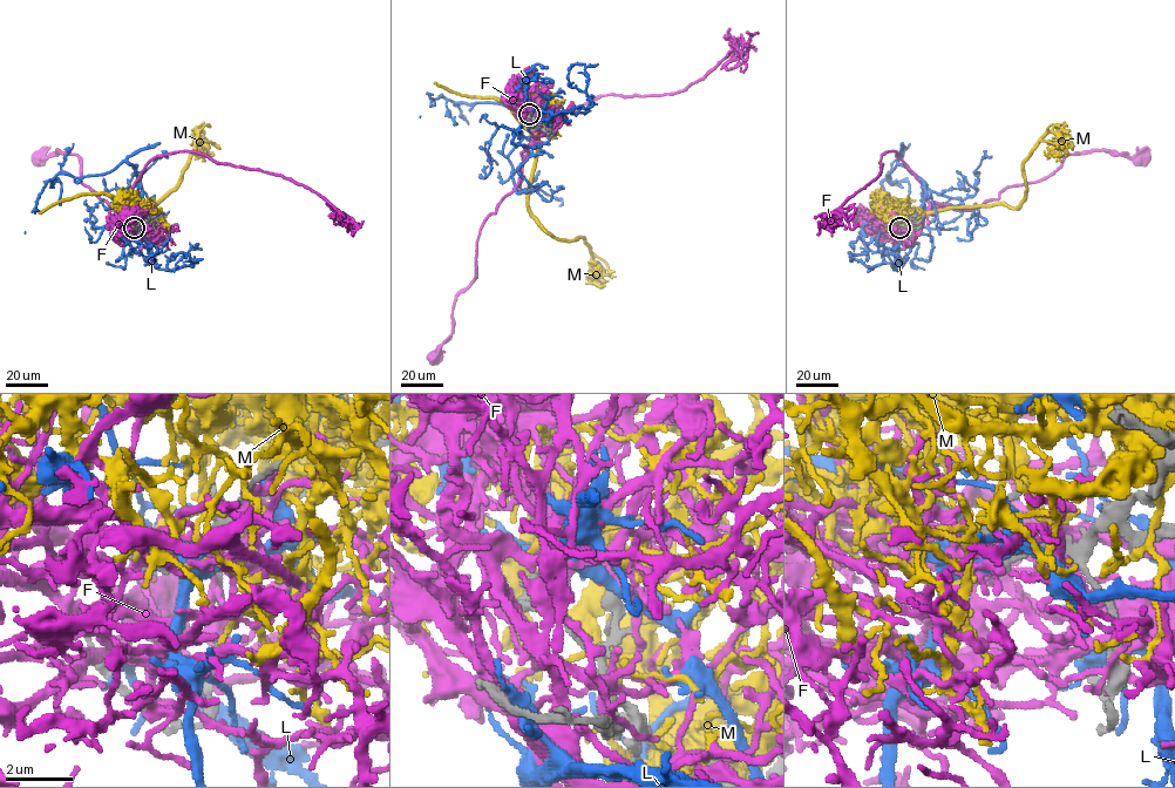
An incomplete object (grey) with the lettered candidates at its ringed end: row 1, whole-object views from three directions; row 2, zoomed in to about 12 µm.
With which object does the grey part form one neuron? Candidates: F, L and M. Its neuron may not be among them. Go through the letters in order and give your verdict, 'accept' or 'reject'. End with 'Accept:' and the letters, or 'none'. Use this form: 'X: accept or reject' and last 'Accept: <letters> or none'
F: reject
L: reject
M: reject
Accept: none

